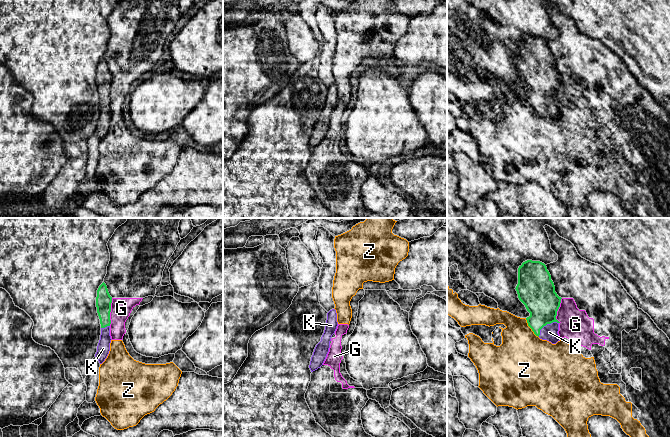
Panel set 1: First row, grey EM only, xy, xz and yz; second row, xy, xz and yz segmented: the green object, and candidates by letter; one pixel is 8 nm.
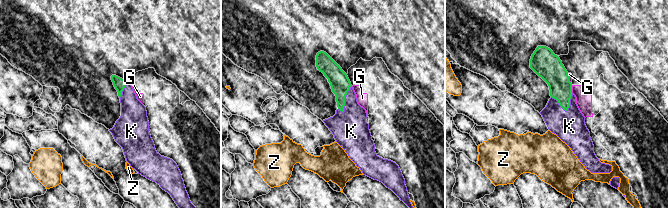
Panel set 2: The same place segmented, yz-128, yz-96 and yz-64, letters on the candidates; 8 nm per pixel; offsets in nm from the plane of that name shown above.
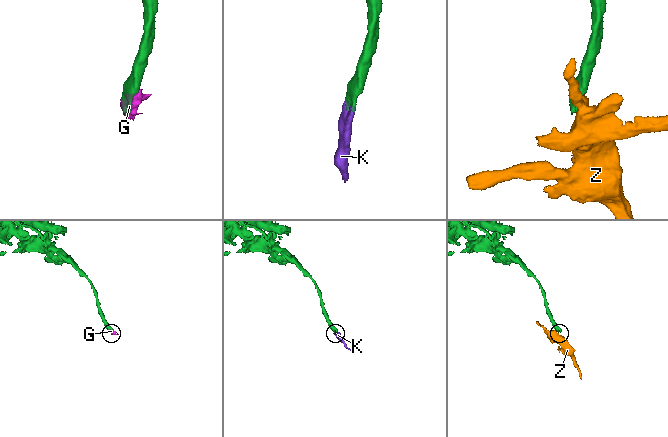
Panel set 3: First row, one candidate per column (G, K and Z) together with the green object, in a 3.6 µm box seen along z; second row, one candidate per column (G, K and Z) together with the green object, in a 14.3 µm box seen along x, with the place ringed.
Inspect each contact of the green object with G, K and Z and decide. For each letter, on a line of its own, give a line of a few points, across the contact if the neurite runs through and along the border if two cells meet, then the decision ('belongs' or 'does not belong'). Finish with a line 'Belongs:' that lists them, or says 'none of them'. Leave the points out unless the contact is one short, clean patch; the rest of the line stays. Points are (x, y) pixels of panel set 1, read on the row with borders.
G: does not belong
K: line yz (538, 294), (546, 324), (549, 332); belongs
Z: line yz (525, 318), (528, 326), (538, 337); does not belong
Belongs: K

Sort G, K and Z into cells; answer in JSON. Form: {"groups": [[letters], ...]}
{"groups": [["G", "Z"], ["K"]]}

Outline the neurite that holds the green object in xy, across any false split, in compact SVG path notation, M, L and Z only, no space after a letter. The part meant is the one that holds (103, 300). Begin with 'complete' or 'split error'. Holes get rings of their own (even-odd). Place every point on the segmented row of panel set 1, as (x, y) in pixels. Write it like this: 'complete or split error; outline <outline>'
split error; outline M103 282L98 290L96 297L97 313L101 324L101 335L97 346L95 357L102 364L107 358L110 351L110 312L111 312L112 297L110 296L106 284Z

